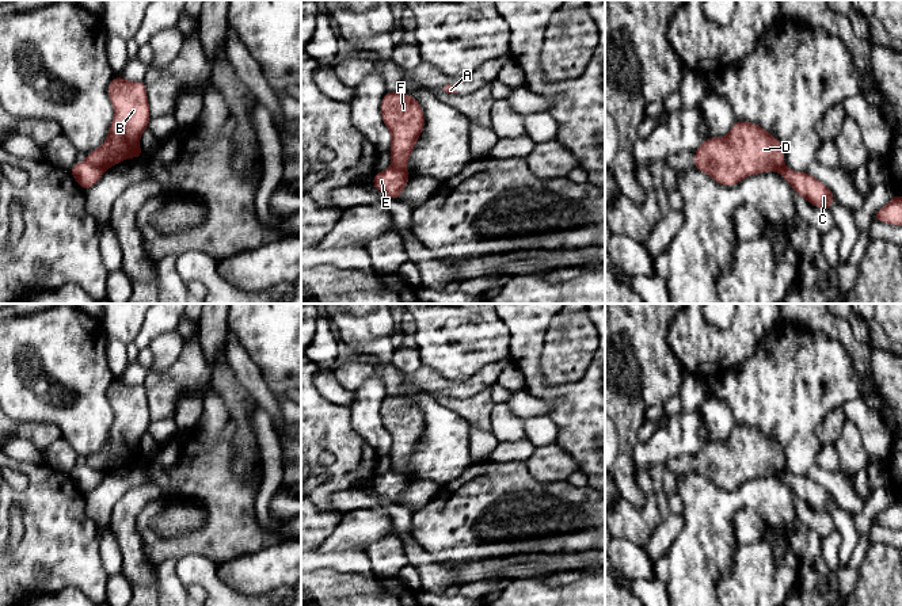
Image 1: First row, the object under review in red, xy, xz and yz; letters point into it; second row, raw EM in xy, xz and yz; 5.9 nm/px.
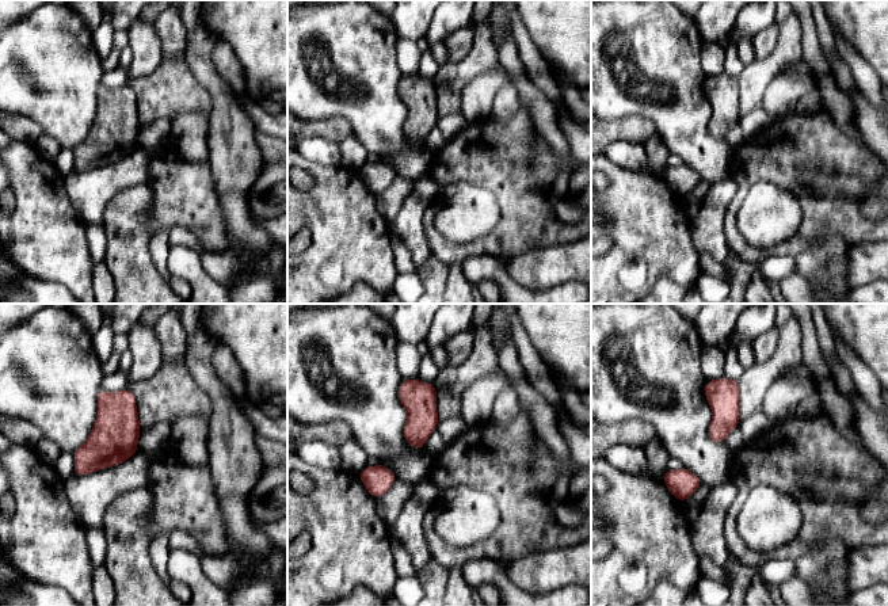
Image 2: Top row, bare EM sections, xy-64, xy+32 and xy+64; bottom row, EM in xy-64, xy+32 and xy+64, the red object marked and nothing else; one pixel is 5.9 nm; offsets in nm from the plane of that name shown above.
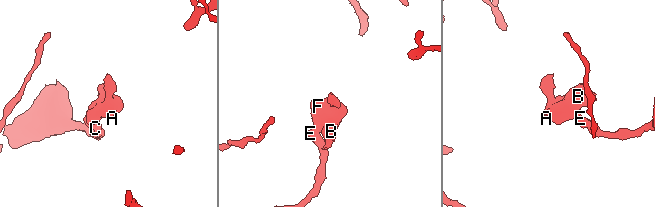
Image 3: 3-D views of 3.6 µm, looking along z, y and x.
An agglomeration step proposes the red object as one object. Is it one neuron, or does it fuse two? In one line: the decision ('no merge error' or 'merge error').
merge error

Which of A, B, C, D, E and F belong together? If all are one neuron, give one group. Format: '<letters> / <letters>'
A B D F / C E

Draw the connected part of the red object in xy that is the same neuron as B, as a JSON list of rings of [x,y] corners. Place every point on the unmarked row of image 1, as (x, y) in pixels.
[[[115,380],[107,397],[114,411],[114,422],[106,445],[87,458],[88,466],[104,474],[128,461],[144,461],[140,441],[151,423],[144,385],[132,386]]]

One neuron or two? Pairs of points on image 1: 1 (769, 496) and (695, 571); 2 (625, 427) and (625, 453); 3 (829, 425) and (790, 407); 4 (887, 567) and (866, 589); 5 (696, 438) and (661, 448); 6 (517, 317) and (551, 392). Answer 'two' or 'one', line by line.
1: one
2: one
3: two
4: one
5: one
6: one

